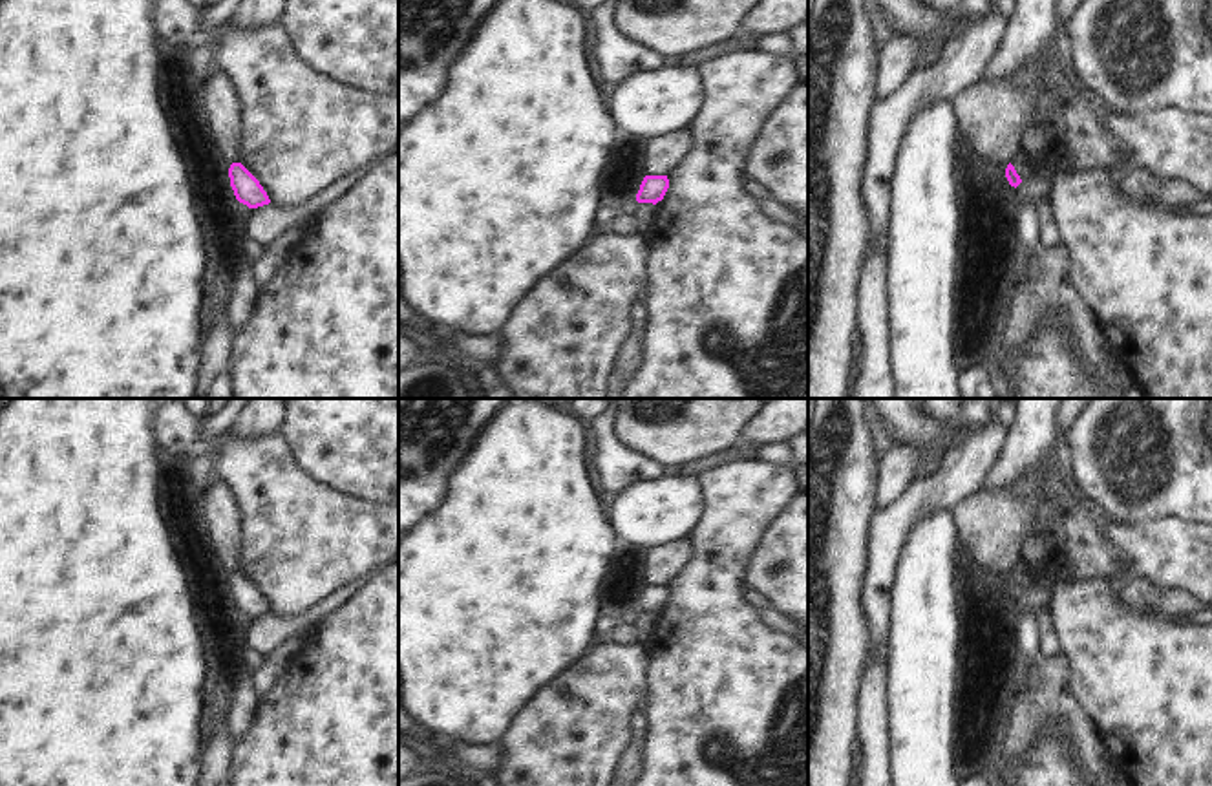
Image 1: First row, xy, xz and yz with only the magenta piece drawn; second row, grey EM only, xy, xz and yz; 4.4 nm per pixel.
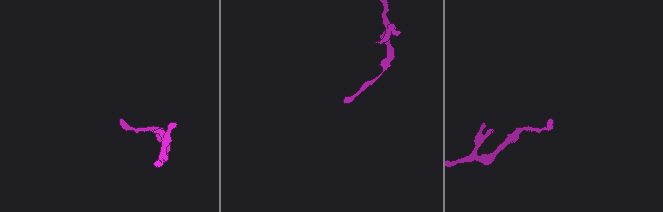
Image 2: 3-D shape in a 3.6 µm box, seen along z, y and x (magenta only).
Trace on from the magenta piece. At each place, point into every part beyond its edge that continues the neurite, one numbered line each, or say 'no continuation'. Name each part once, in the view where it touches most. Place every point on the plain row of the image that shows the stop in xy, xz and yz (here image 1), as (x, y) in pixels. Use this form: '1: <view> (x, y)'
no continuation

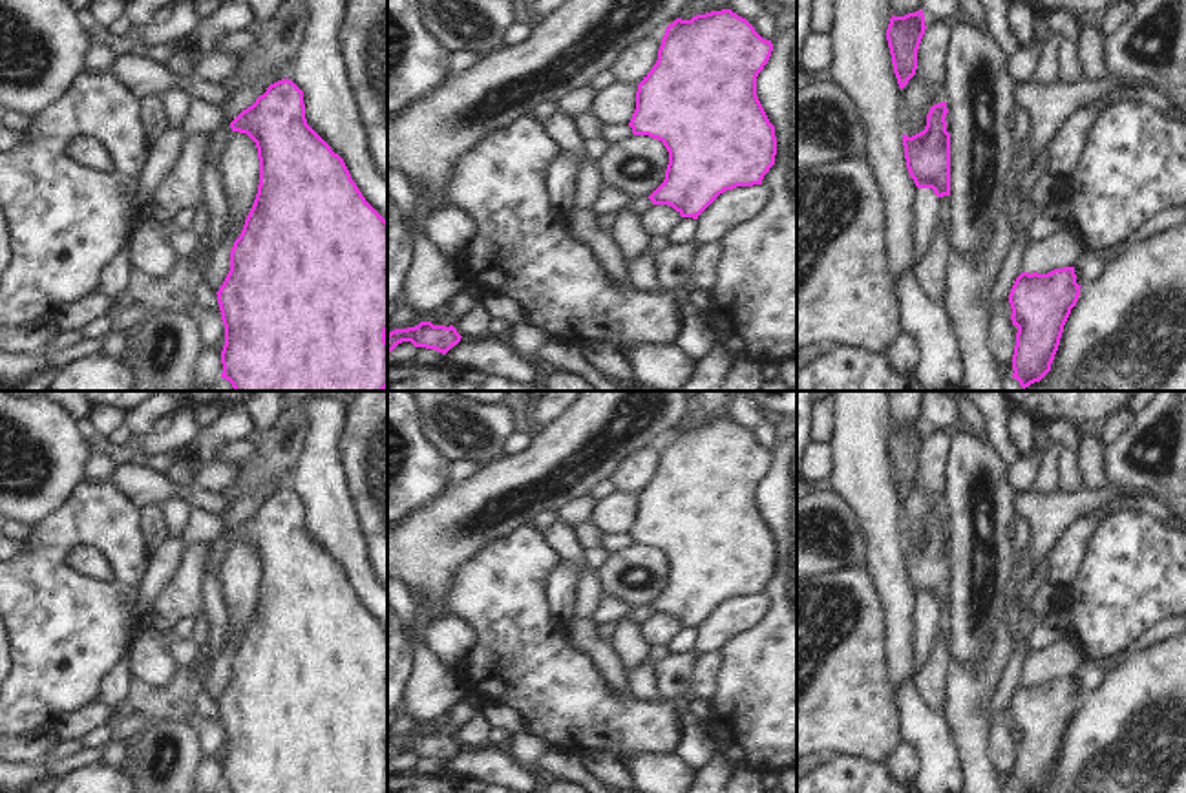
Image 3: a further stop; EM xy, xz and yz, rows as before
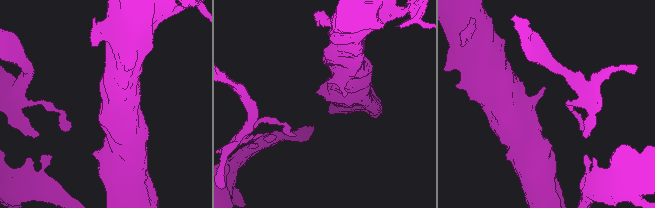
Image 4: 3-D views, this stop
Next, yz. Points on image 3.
no continuation

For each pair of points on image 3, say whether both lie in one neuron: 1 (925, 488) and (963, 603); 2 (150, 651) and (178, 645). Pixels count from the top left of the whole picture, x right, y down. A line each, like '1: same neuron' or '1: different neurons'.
1: different neurons
2: different neurons

